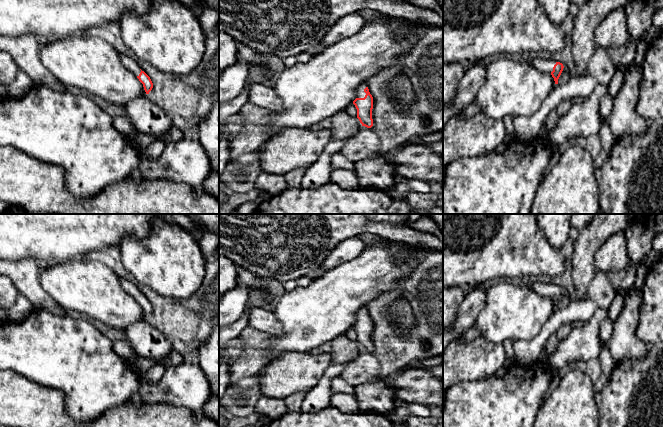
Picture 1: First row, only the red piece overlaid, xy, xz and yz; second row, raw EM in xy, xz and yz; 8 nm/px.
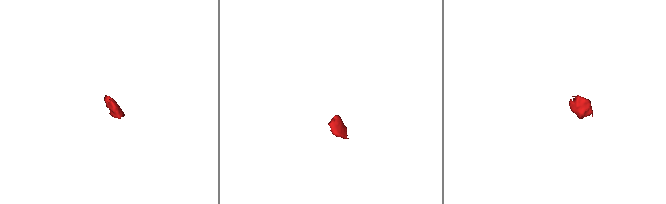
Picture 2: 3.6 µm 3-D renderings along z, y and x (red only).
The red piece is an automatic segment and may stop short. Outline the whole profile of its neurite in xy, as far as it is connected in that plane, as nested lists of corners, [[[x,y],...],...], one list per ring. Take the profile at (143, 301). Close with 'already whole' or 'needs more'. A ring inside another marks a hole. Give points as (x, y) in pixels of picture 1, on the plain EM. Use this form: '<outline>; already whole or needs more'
[[[120,279],[120,283],[121,283],[121,287],[128,294],[130,294],[143,308],[146,318],[149,318],[149,316],[153,312],[153,307],[150,301],[142,293],[139,292],[137,285],[126,279]]]; needs more

